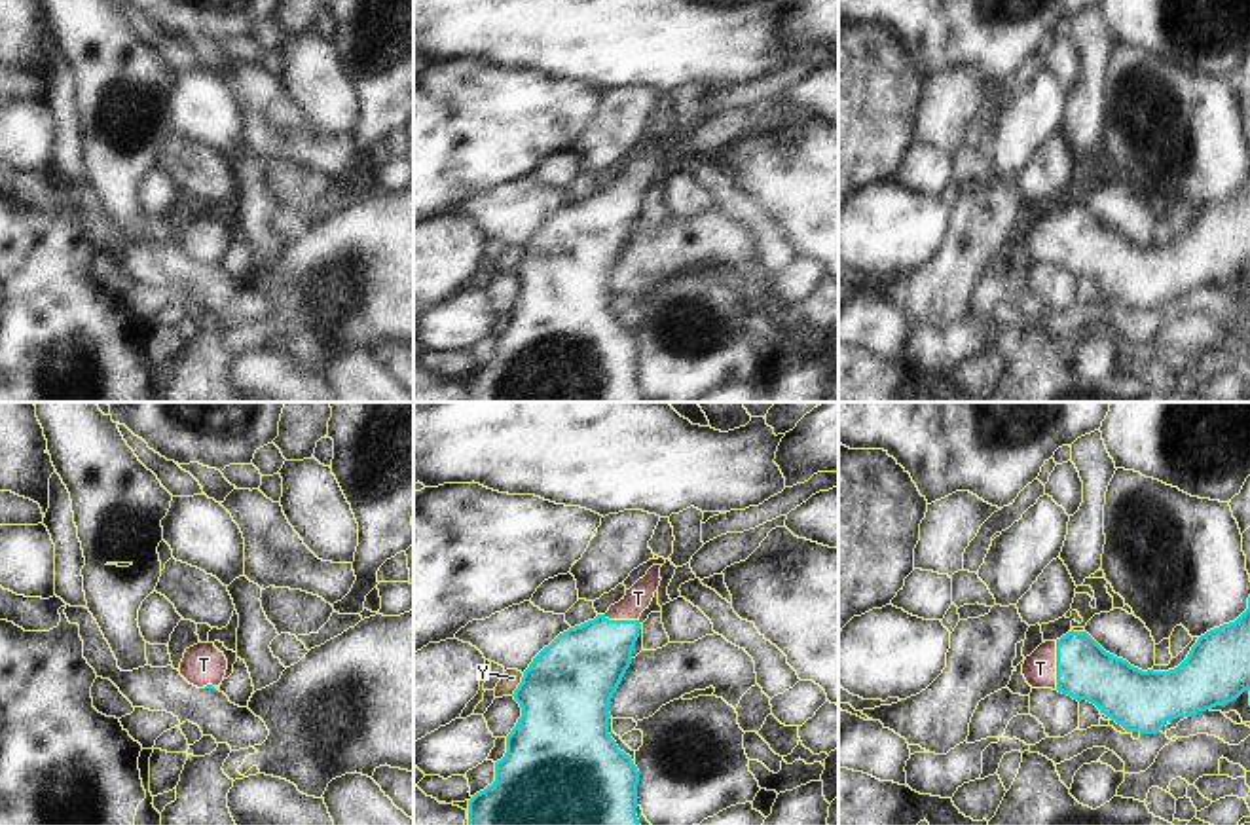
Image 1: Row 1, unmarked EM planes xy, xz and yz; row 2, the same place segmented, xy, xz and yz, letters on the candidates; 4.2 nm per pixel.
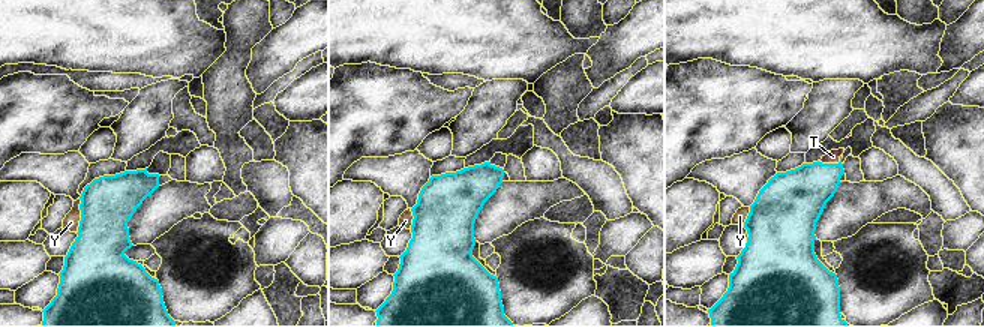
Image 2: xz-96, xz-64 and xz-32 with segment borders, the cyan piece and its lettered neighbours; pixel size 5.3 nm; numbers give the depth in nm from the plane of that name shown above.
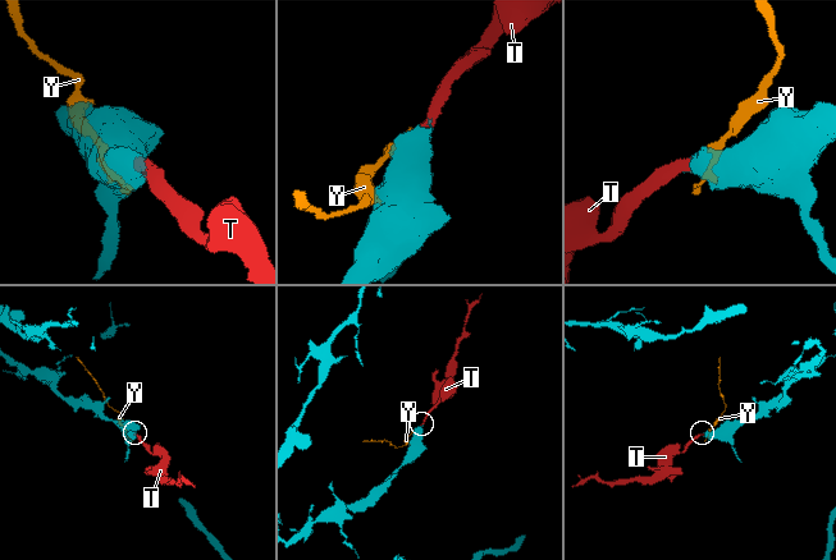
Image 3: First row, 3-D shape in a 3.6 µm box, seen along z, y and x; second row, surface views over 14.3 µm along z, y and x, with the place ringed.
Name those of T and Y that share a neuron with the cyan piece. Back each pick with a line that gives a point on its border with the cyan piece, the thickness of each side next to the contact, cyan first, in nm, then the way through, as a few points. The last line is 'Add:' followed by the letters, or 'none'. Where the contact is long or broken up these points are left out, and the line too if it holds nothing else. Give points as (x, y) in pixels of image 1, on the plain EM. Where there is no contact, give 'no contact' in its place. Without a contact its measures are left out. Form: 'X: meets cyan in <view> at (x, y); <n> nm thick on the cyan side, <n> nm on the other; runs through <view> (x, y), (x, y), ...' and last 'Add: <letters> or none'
T: meets cyan in yz at (1057, 241); 240 nm thick on the cyan side, 140 nm on the other; runs through yz (1084, 245), (1078, 241), (1057, 241), (1040, 243)
Add: T

